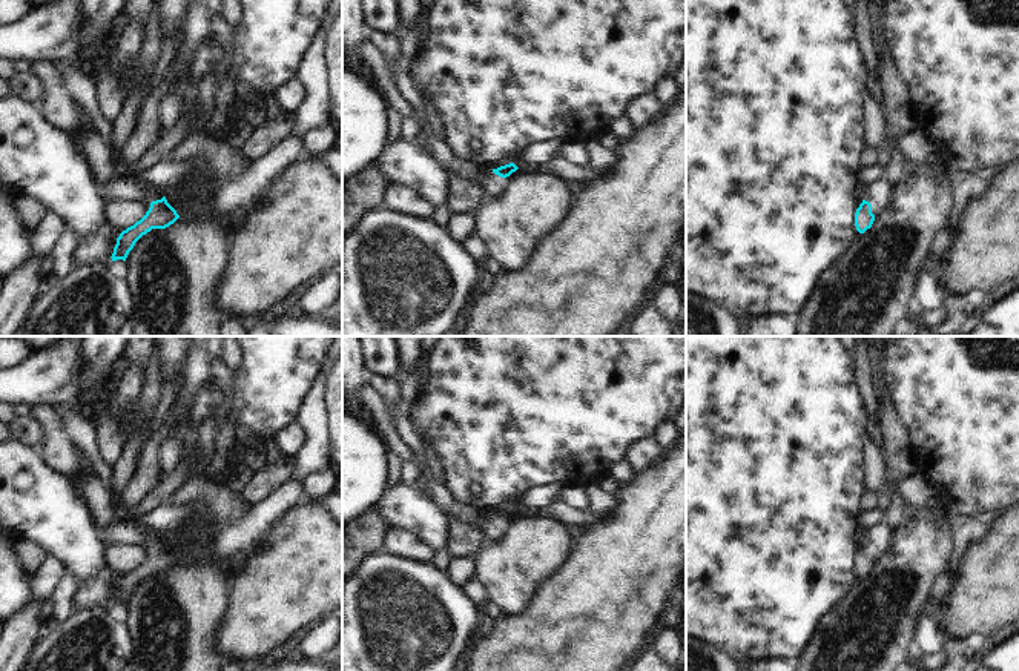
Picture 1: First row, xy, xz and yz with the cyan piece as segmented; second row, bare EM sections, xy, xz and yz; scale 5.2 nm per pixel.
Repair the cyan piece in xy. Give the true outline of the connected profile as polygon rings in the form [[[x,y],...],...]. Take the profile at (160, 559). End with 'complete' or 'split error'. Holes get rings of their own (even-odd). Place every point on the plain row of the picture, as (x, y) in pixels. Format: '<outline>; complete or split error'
[[[166,540],[161,544],[152,545],[146,559],[137,565],[134,570],[127,571],[117,582],[114,591],[112,605],[123,603],[126,605],[129,596],[134,593],[135,587],[150,576],[152,573],[166,573],[173,568],[180,559],[167,547]]]; complete

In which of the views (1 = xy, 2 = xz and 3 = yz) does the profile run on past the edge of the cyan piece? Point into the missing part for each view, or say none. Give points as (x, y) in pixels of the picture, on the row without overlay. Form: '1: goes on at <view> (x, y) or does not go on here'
1: does not go on here
2: does not go on here
3: does not go on here

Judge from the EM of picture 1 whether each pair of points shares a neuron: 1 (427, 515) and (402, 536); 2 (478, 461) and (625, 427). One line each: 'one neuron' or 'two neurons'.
1: two neurons
2: one neuron

